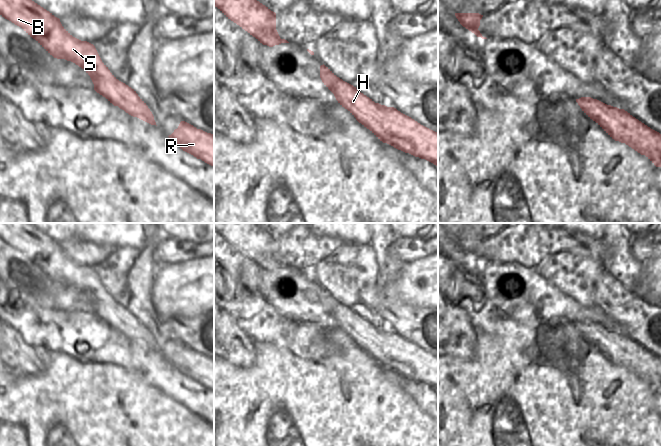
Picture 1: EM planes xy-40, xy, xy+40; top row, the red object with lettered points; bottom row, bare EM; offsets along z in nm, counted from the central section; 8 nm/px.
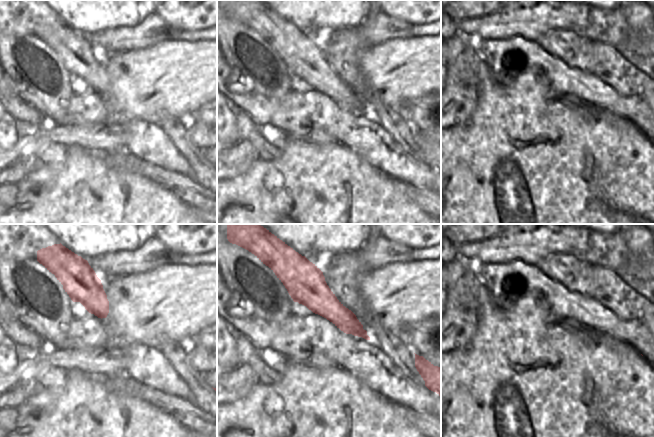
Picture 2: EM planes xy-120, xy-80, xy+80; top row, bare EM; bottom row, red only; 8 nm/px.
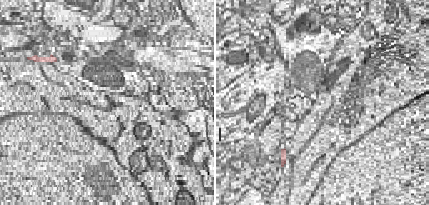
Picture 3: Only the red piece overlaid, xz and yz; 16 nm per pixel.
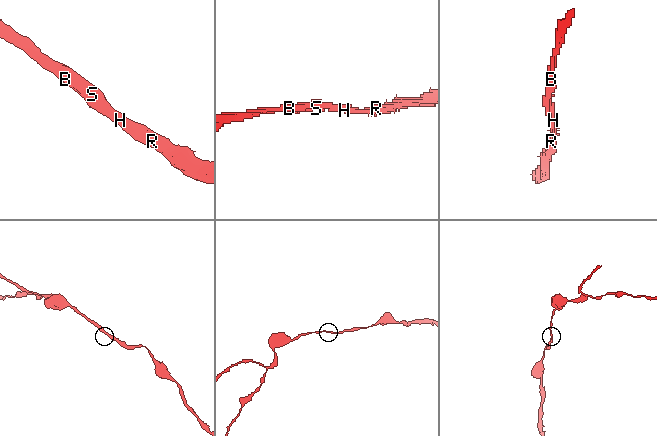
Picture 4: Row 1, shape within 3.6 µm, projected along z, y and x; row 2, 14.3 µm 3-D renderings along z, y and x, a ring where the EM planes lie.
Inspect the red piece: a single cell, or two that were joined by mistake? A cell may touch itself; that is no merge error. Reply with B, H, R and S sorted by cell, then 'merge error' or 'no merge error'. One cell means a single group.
groups B H R S; no merge error

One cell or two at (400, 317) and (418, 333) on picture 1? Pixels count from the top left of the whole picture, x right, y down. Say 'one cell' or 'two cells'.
one cell

